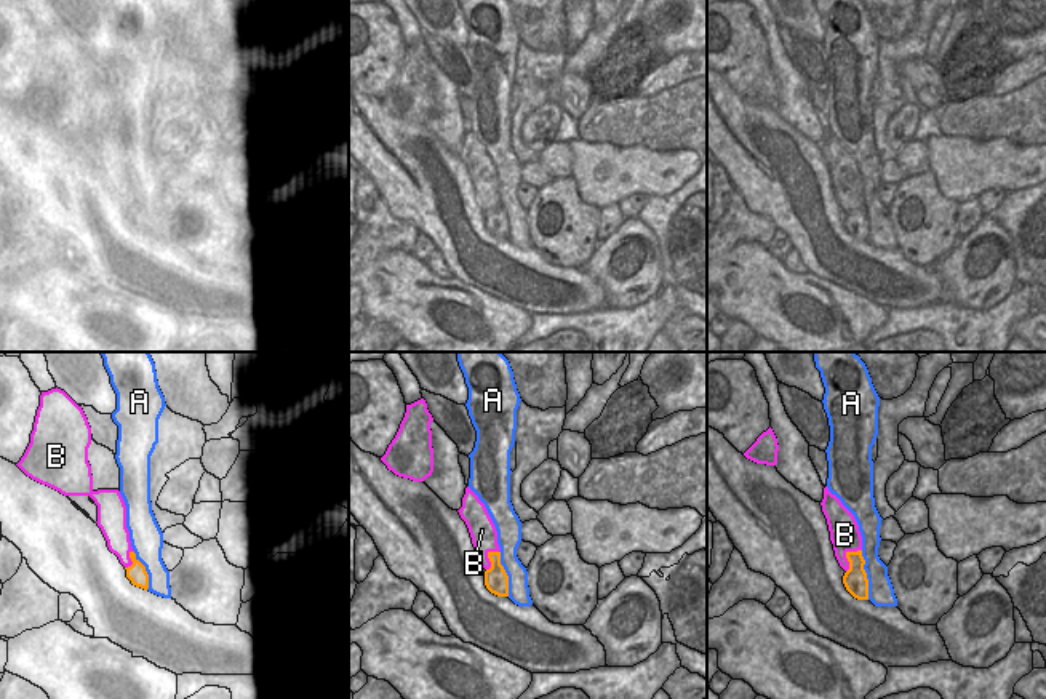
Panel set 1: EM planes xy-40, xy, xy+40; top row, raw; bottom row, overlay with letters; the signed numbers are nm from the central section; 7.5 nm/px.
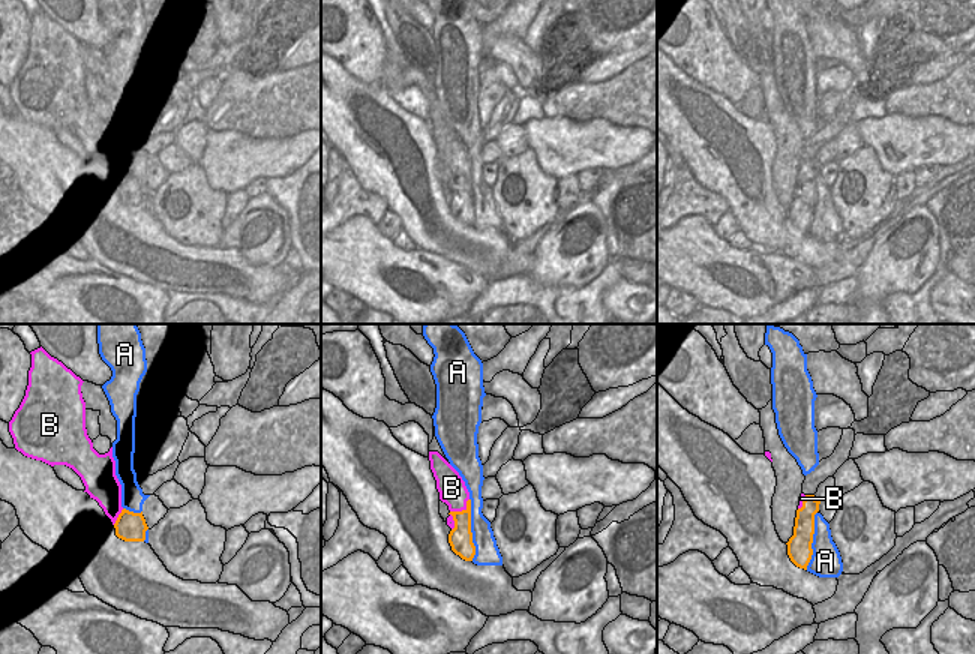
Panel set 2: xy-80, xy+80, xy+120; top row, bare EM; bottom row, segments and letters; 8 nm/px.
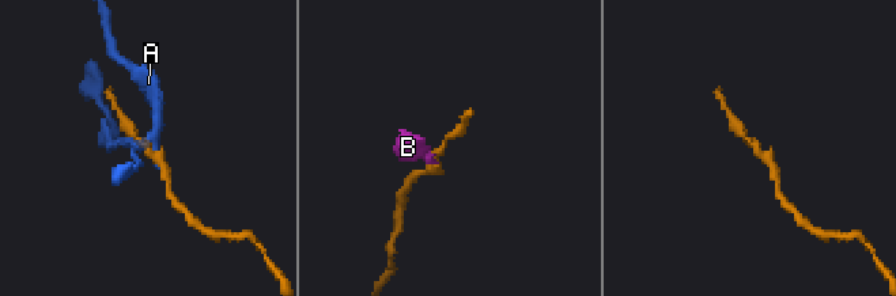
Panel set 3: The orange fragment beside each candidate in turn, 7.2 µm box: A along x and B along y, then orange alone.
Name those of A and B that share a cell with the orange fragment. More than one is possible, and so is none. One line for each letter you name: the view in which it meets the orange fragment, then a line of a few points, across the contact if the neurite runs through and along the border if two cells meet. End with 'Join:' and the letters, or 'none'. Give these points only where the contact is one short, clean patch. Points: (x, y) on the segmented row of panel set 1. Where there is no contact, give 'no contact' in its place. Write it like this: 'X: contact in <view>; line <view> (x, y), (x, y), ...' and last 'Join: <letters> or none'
Join: none

